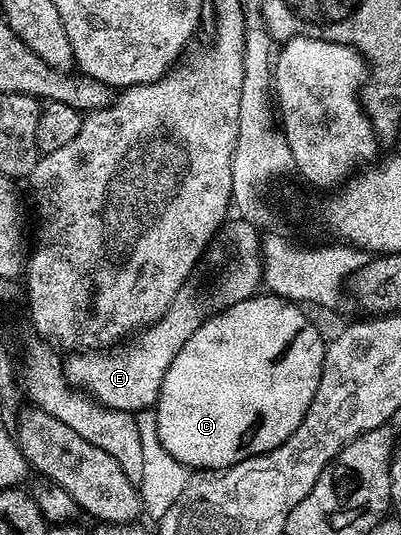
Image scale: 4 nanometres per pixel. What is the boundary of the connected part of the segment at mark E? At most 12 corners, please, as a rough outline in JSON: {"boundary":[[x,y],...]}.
{"boundary":[[233,219],[237,258],[210,293],[182,291],[147,329],[64,358],[70,386],[106,409],[157,404],[183,343],[258,296],[261,237]]}

